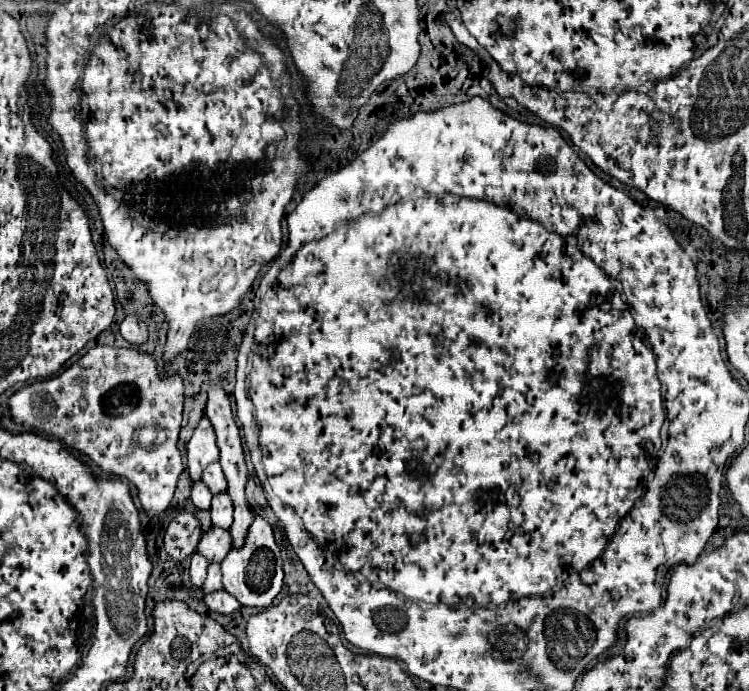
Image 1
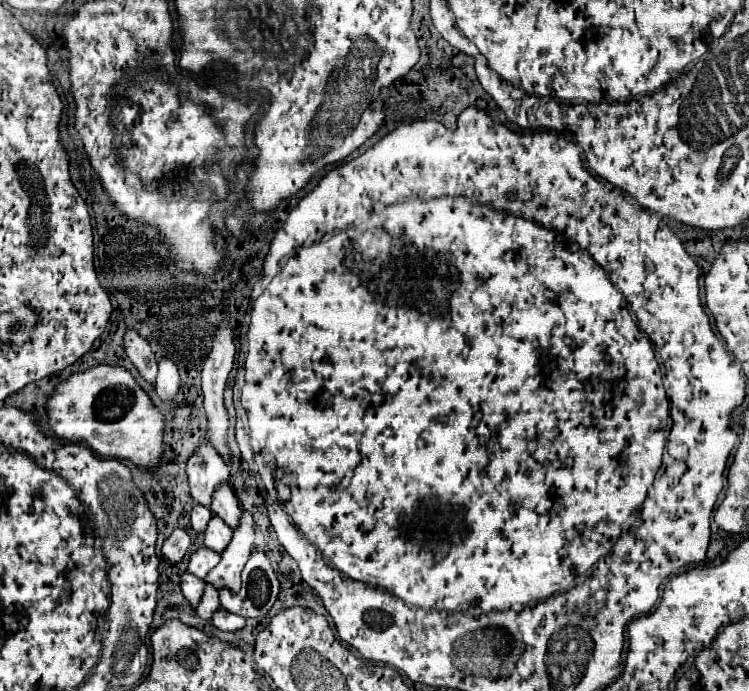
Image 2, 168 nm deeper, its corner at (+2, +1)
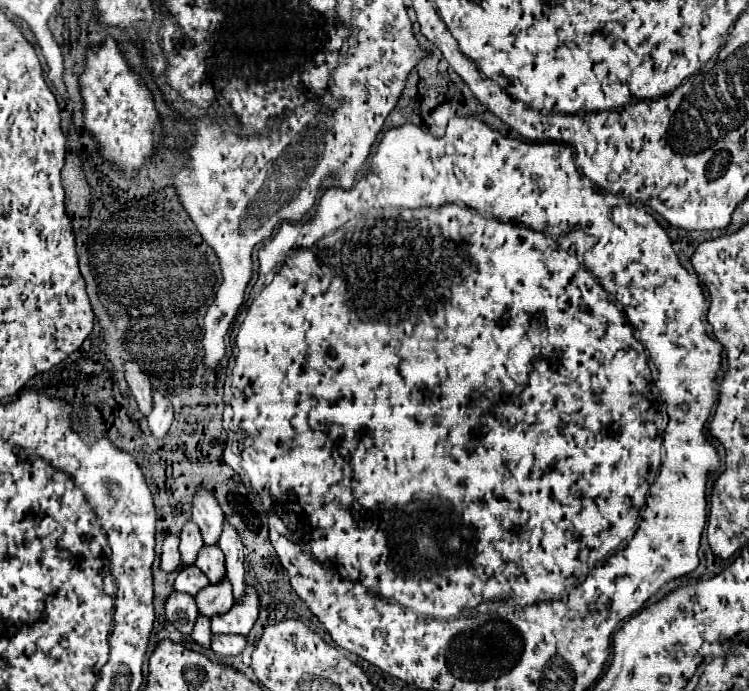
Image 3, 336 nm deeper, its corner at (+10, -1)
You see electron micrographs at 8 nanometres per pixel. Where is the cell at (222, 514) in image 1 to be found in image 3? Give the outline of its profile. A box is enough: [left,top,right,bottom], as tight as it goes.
[195,546,225,584]

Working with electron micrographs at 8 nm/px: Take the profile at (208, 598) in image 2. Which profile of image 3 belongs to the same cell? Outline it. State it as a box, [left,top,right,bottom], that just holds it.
[191,616,211,648]

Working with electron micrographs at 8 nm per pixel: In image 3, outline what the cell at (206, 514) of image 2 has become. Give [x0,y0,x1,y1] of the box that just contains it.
[179,522,203,566]

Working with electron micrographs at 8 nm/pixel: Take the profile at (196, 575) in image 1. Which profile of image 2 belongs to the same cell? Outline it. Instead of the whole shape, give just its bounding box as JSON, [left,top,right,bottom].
[181,572,205,608]

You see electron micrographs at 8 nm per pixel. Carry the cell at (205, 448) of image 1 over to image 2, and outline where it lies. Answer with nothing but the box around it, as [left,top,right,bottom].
[187,446,229,506]

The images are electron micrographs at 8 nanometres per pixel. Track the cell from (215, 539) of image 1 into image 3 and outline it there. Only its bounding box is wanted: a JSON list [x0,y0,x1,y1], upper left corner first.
[173,566,209,596]

